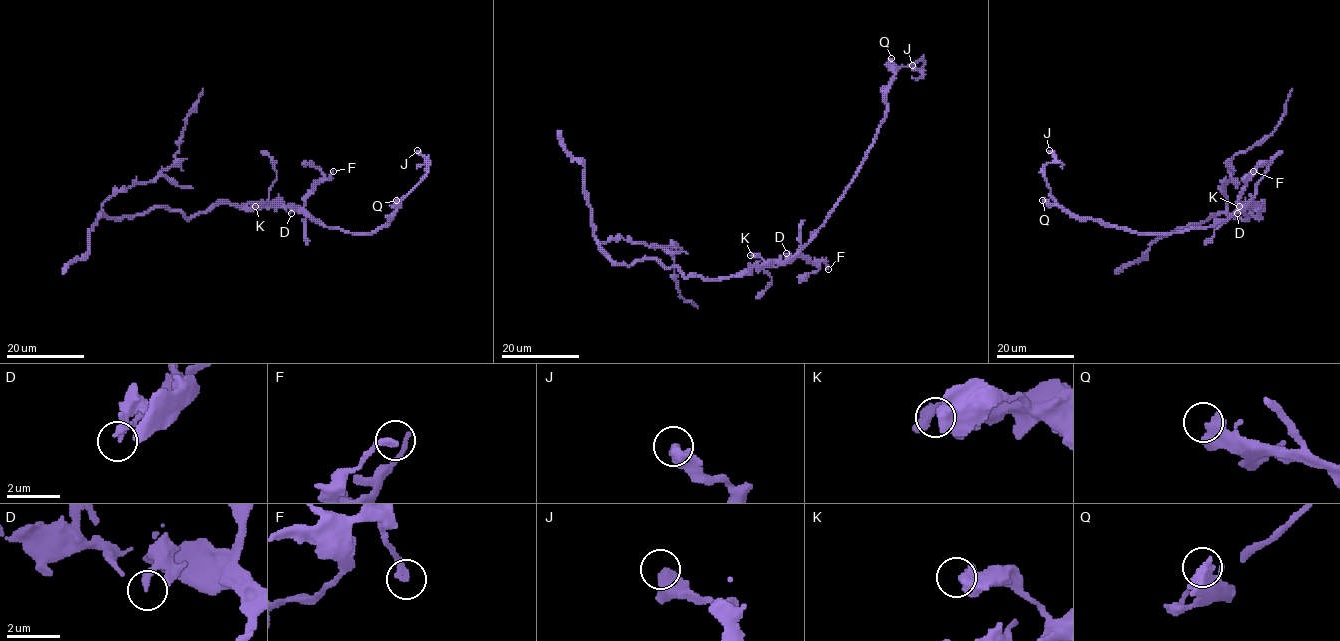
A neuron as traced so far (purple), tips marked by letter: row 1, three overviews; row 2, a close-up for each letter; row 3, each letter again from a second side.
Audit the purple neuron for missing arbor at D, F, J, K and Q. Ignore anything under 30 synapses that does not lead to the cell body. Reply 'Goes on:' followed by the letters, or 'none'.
Goes on: Q

